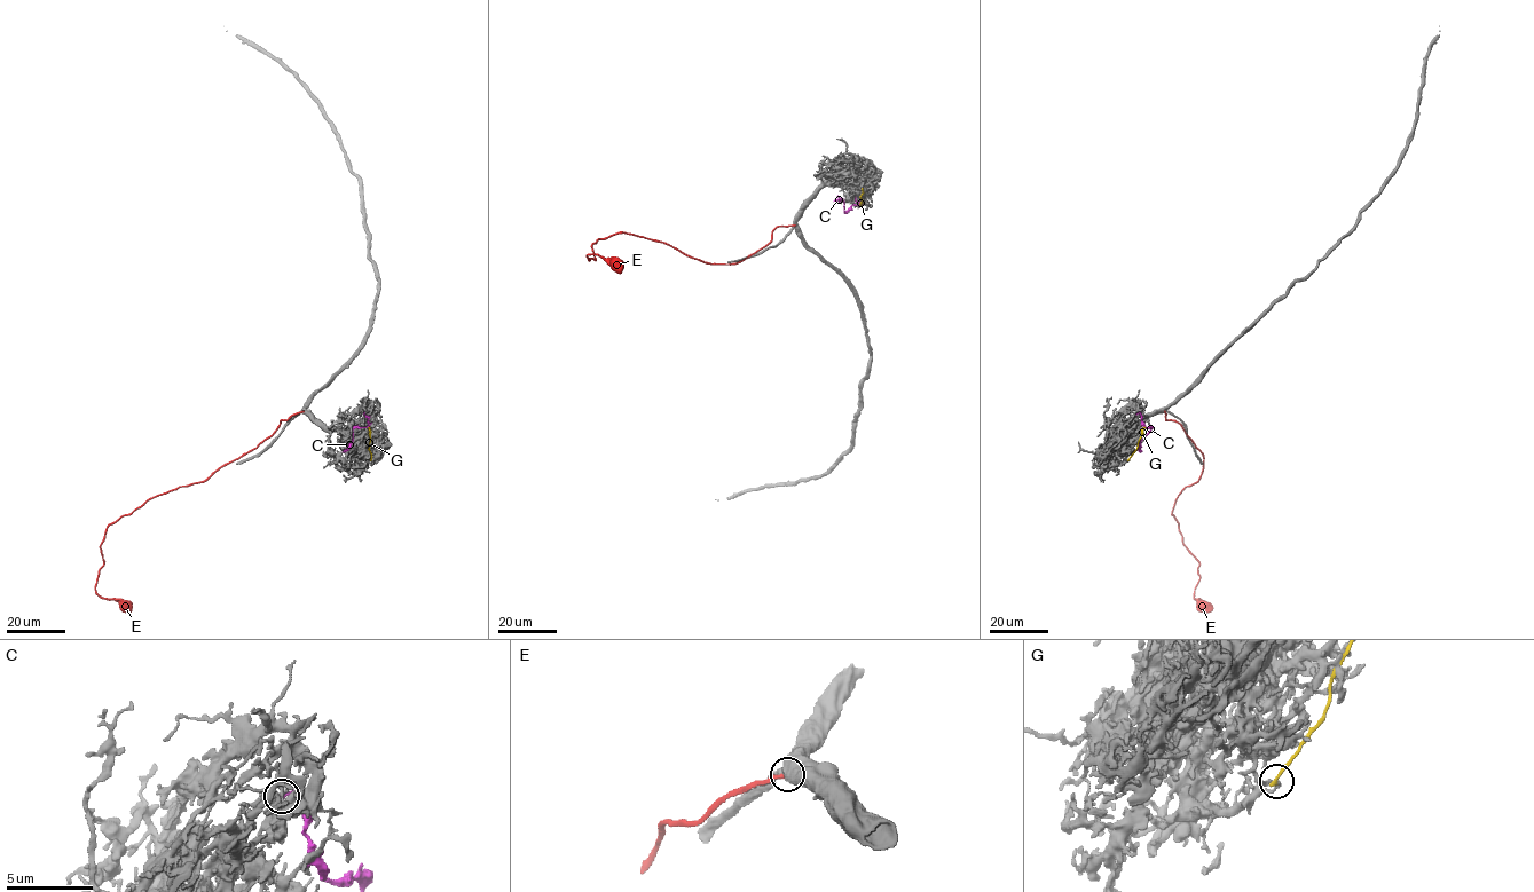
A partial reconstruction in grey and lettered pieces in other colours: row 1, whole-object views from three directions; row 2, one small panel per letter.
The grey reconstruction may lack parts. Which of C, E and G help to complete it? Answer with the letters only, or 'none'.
none

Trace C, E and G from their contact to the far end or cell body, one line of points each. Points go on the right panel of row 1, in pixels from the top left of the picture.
C: (1138, 412), (1143, 427), (1150, 428), (1141, 440), (1141, 452)
E: (1164, 411), (1204, 457), (1198, 480), (1184, 489), (1172, 513), (1200, 562), (1194, 598), (1205, 612)
G: (1129, 459), (1145, 427)

